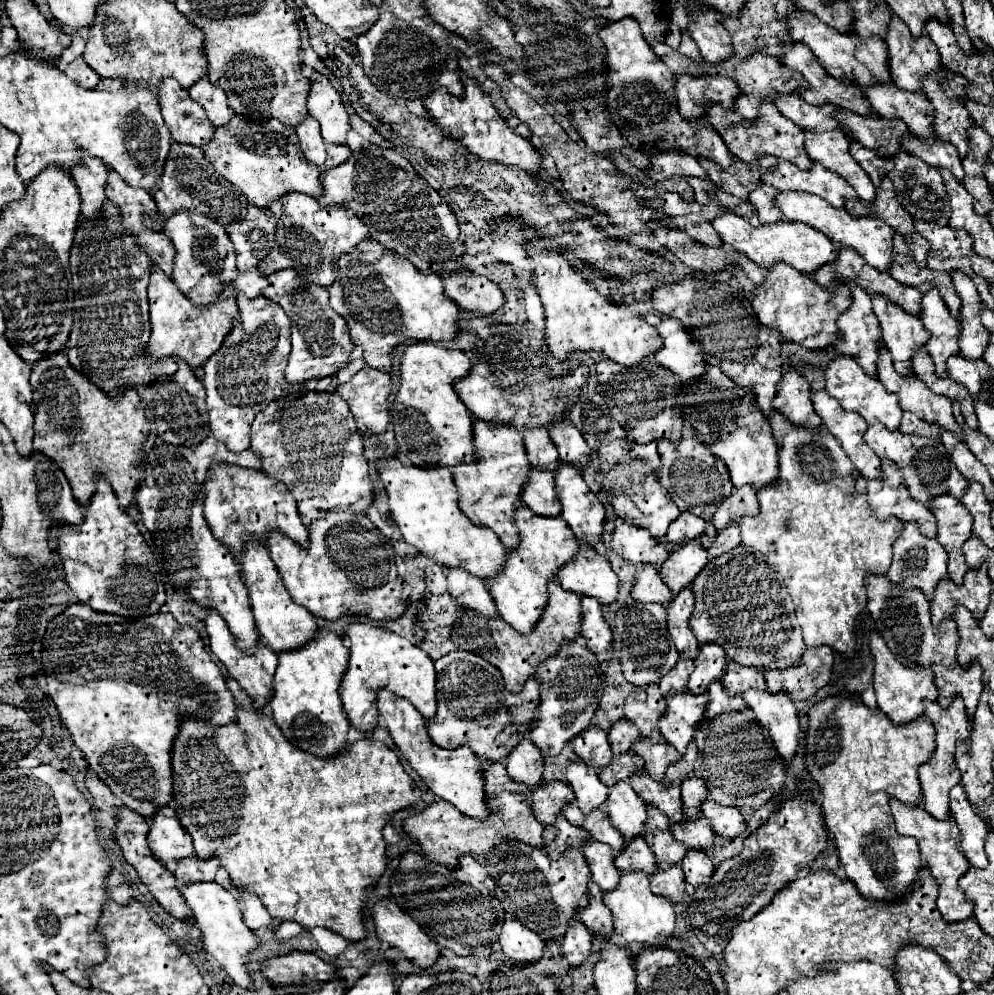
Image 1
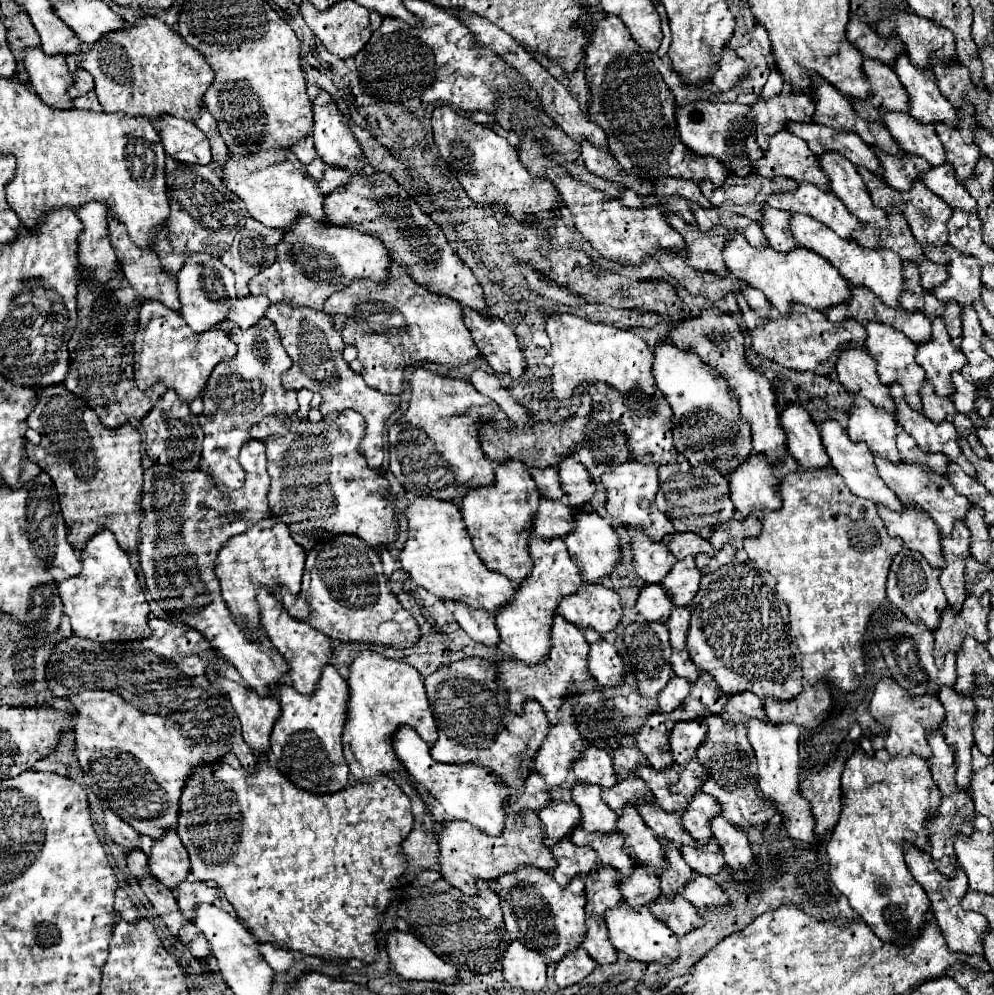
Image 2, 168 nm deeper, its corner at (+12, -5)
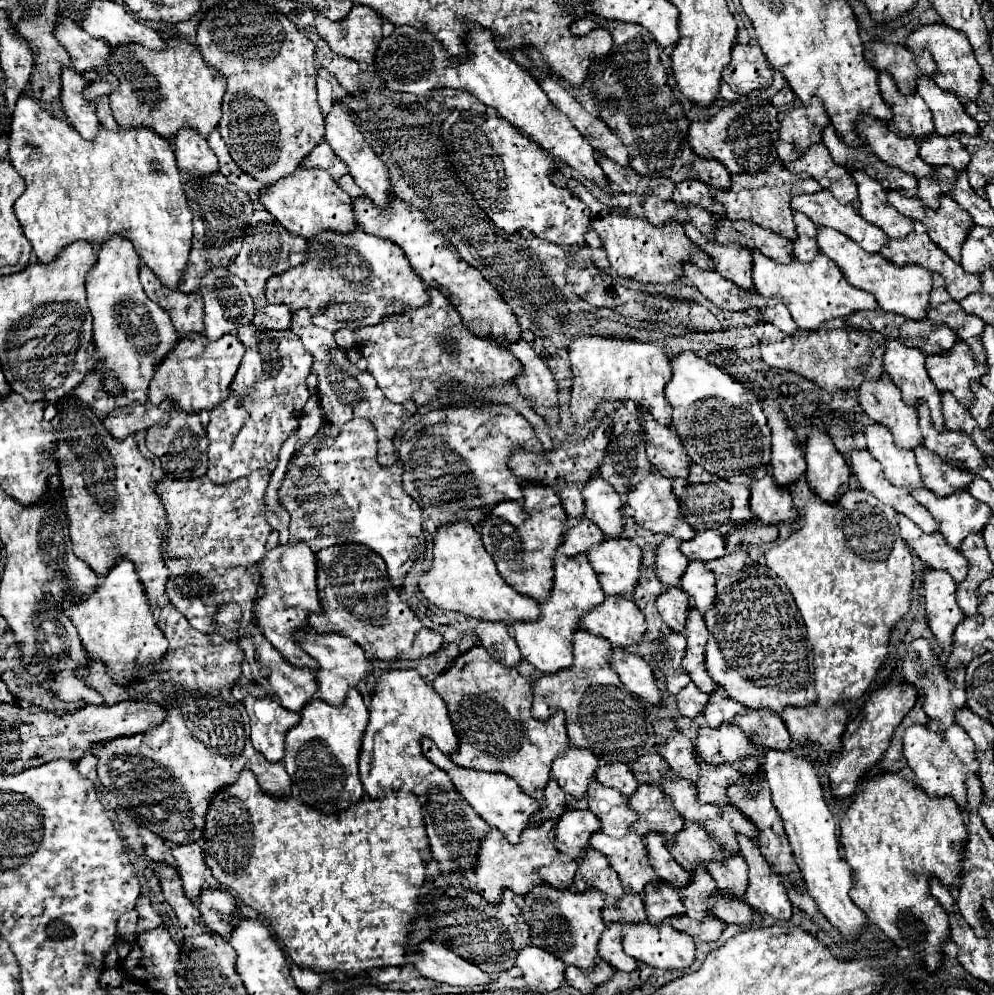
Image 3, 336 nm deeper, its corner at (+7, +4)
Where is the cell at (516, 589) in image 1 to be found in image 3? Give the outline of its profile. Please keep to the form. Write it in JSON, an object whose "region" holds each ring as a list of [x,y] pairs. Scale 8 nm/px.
{"region":[[[555,554],[553,570],[555,570],[555,576],[553,576],[551,594],[545,602],[539,604],[541,616],[537,620],[517,620],[511,626],[523,658],[529,664],[533,664],[539,672],[545,672],[545,674],[557,672],[561,668],[569,668],[569,664],[573,664],[571,640],[573,640],[573,632],[579,628],[577,622],[583,616],[583,612],[597,606],[605,598],[585,554],[577,554],[577,556]]]}

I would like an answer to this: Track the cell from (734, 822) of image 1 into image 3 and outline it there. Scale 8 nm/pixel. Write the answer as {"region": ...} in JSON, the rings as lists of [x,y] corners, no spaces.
{"region":[[[741,834],[737,836],[737,842],[739,854],[749,866],[749,884],[743,894],[743,900],[749,906],[775,916],[777,920],[789,920],[791,902],[787,898],[787,890],[781,882],[781,876],[769,868],[769,862],[763,858],[751,838]]]}

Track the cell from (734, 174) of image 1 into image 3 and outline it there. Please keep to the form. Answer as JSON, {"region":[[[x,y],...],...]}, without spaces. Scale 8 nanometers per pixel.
{"region":[[[775,162],[771,168],[759,174],[733,174],[733,184],[729,190],[711,188],[711,194],[725,204],[725,216],[729,220],[753,220],[765,228],[771,228],[783,238],[793,240],[793,210],[789,206],[789,196],[811,194],[817,190],[821,190],[821,186],[811,176],[793,174],[781,162]]]}

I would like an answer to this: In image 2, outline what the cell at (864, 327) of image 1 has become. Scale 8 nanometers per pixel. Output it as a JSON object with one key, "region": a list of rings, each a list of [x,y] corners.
{"region":[[[852,347],[842,351],[836,365],[836,373],[838,373],[838,381],[848,393],[866,397],[872,405],[878,405],[880,409],[886,409],[888,413],[896,415],[892,395],[888,387],[882,385],[878,379],[876,361],[864,349]]]}

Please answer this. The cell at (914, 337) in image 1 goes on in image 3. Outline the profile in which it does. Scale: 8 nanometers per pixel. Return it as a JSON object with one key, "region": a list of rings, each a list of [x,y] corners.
{"region":[[[887,338],[883,368],[903,392],[903,400],[913,406],[917,406],[919,398],[927,400],[935,428],[945,430],[941,416],[941,396],[925,370],[925,354],[919,348],[909,348],[895,338]]]}

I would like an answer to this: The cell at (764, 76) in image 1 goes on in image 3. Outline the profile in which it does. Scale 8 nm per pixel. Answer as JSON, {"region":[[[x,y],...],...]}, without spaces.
{"region":[[[811,98],[811,104],[795,100],[795,108],[779,114],[779,140],[775,142],[779,160],[787,162],[797,158],[807,146],[821,142],[821,128],[829,124],[829,116],[819,98]]]}

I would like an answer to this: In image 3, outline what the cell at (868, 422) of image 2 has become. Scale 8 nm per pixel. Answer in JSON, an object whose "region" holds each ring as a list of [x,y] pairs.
{"region":[[[867,424],[863,434],[867,438],[867,450],[883,466],[883,472],[891,482],[907,492],[923,486],[915,454],[911,450],[899,448],[883,424]]]}

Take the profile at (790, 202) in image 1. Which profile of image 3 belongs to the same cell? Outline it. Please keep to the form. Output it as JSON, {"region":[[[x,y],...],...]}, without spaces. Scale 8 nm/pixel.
{"region":[[[827,226],[817,228],[817,246],[825,256],[829,256],[841,268],[845,278],[855,288],[871,292],[877,298],[879,308],[883,308],[887,312],[903,314],[905,318],[911,318],[911,320],[925,318],[925,312],[929,306],[929,288],[931,288],[929,270],[925,270],[917,264],[899,266],[899,264],[893,264],[891,260],[883,258],[881,254],[869,254],[857,242],[853,242],[845,234],[841,234],[833,228],[827,228]]]}

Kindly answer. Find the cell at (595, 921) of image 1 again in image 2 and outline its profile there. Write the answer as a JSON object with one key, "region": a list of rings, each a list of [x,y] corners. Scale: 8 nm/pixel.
{"region":[[[588,917],[586,921],[588,933],[582,943],[582,947],[588,951],[588,955],[598,963],[598,965],[610,965],[618,961],[616,949],[612,949],[612,943],[608,941],[608,933],[604,929],[604,919],[602,917]]]}

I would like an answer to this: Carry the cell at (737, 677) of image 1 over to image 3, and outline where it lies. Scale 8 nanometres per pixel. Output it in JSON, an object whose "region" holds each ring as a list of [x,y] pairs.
{"region":[[[759,708],[759,710],[747,710],[743,716],[735,716],[733,724],[739,726],[749,740],[755,744],[771,746],[771,748],[789,748],[791,736],[779,718],[769,708]]]}

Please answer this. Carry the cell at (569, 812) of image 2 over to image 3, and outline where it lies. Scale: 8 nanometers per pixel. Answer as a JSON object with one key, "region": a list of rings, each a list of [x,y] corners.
{"region":[[[565,810],[555,826],[555,848],[579,858],[581,848],[589,846],[589,836],[599,830],[599,820],[591,810]]]}

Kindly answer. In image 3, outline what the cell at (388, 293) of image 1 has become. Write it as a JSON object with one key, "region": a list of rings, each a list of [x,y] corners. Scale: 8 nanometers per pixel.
{"region":[[[427,288],[429,290],[429,302],[421,308],[405,308],[405,312],[385,316],[375,326],[365,326],[355,330],[355,342],[361,354],[367,360],[367,372],[373,374],[377,380],[377,386],[383,390],[383,394],[391,402],[405,402],[405,400],[415,400],[415,404],[427,404],[439,388],[455,382],[463,384],[465,392],[479,392],[481,388],[497,382],[513,382],[513,376],[521,372],[517,358],[497,340],[493,338],[483,338],[475,336],[473,332],[467,330],[463,324],[457,308],[437,290],[437,288]]]}

